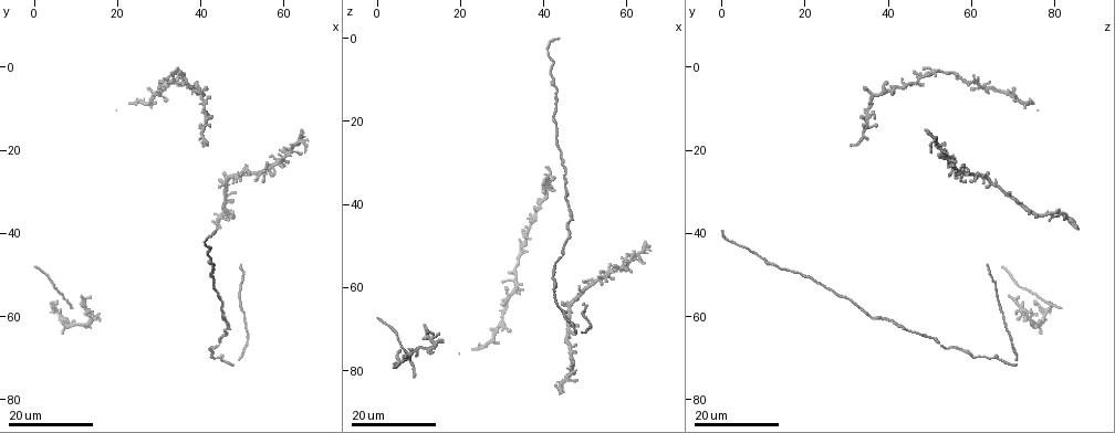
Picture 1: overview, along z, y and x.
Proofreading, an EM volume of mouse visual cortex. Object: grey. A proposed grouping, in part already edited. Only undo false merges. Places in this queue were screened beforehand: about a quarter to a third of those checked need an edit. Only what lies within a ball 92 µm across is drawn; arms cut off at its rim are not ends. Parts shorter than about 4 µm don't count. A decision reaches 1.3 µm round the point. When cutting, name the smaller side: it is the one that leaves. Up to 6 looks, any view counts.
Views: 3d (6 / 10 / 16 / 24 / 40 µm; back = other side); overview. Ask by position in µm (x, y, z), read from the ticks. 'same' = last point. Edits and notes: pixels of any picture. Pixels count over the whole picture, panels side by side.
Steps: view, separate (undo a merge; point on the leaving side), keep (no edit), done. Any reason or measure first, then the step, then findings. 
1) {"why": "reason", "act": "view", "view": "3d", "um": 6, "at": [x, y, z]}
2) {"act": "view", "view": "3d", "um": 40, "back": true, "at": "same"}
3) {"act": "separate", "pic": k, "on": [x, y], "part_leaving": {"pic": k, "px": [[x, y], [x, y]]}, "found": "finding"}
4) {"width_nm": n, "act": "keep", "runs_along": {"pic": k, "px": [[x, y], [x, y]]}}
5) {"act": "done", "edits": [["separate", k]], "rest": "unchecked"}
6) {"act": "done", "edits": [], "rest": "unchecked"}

{"act": "view", "view": "3d", "um": 16, "at": [46.5, 26.0, 64.0]}

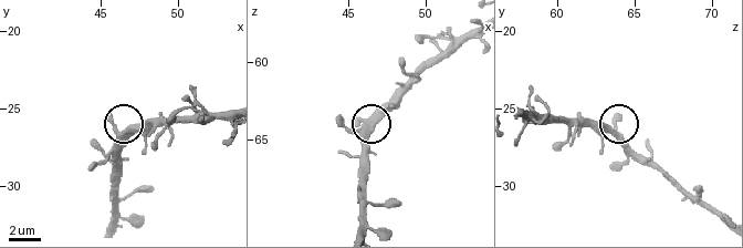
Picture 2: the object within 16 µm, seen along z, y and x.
{"why": "closer look", "act": "view", "view": "3d", "um": 10, "at": [46.2, 26.2, 63.8]}

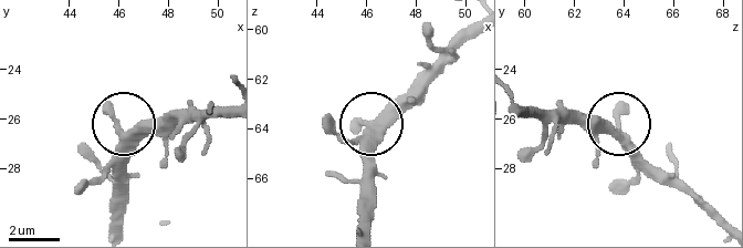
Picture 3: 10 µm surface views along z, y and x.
{"side_arm_um": 29, "act": "keep", "found": "one neuron here"}

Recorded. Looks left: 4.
{"why": "small branch off a trunk", "act": "view", "view": "3d", "um": 24, "at": [41.5, 18.0, 32.5]}

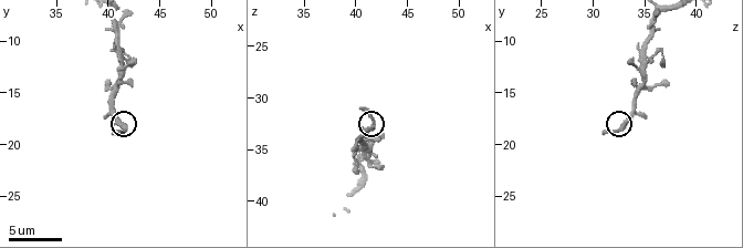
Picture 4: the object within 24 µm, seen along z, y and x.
{"act": "view", "view": "3d", "um": 6, "at": [41.6, 18.0, 32.8]}

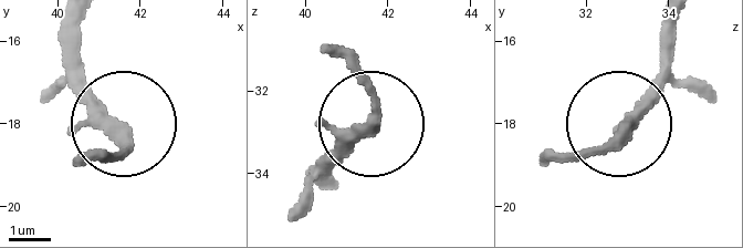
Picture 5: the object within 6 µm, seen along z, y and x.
{"width_nm": 270, "act": "keep", "runs_along": {"pic": 5, "px": [[673, 20], [660, 83], [607, 136], [547, 164]]}, "found": "one neuron here"}

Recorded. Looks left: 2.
{"why": "three arms meet", "act": "view", "view": "3d", "um": 24, "at": [16.0, 60.5, 73.0]}

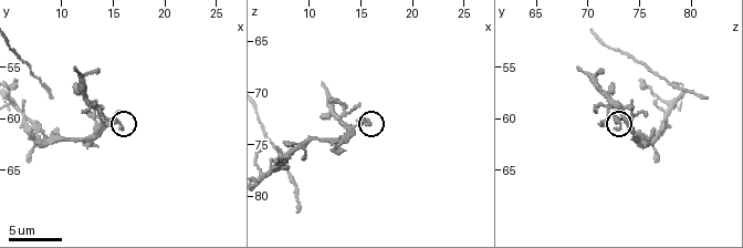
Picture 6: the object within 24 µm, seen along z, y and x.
{"why": "zoom in", "act": "view", "view": "3d", "um": 10, "at": [15.4, 60.2, 73.2]}

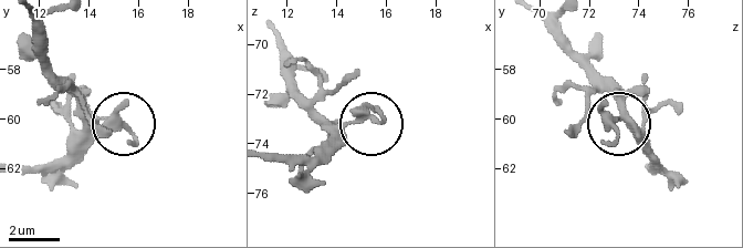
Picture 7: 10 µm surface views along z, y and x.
{"width_nm": 220, "act": "keep", "found": "all the same neuron"}

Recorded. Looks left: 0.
{"act": "done", "edits": [], "rest": "unchecked"}

